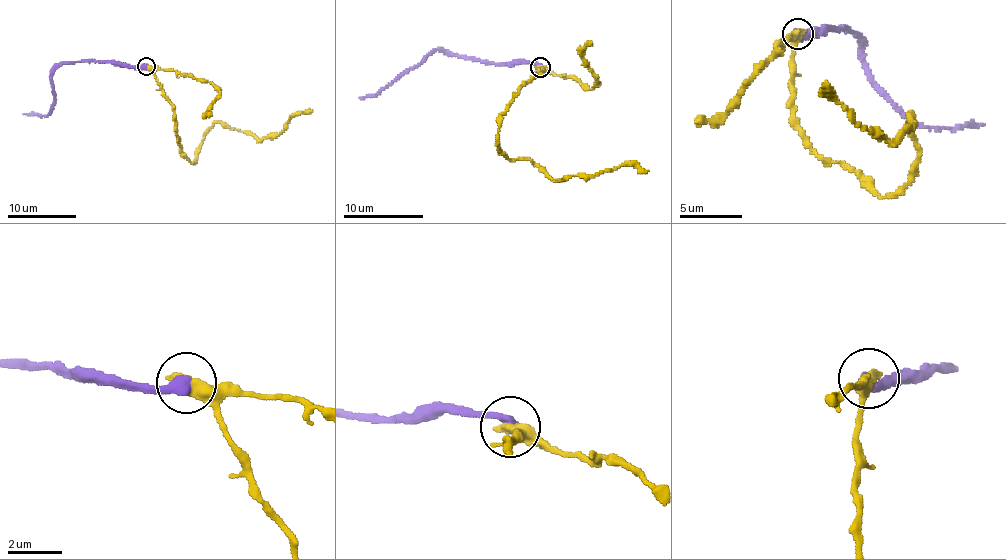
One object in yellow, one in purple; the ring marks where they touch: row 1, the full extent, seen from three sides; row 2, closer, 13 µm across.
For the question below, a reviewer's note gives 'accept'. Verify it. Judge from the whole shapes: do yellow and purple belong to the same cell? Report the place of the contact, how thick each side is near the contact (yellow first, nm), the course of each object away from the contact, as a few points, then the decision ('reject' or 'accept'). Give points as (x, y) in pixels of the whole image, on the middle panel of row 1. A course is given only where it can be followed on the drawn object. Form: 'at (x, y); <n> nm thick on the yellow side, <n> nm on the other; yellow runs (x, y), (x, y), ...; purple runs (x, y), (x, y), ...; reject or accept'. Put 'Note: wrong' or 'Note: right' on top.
Note: wrong
at (540, 67); 550 nm thick on the yellow side, 380 nm on the other; yellow runs (540, 66), (501, 116), (498, 139), (507, 157), (544, 167), (553, 180), (619, 165), (648, 170); purple runs (540, 66), (472, 61), (443, 49), (432, 51), (377, 94), (359, 97); reject

